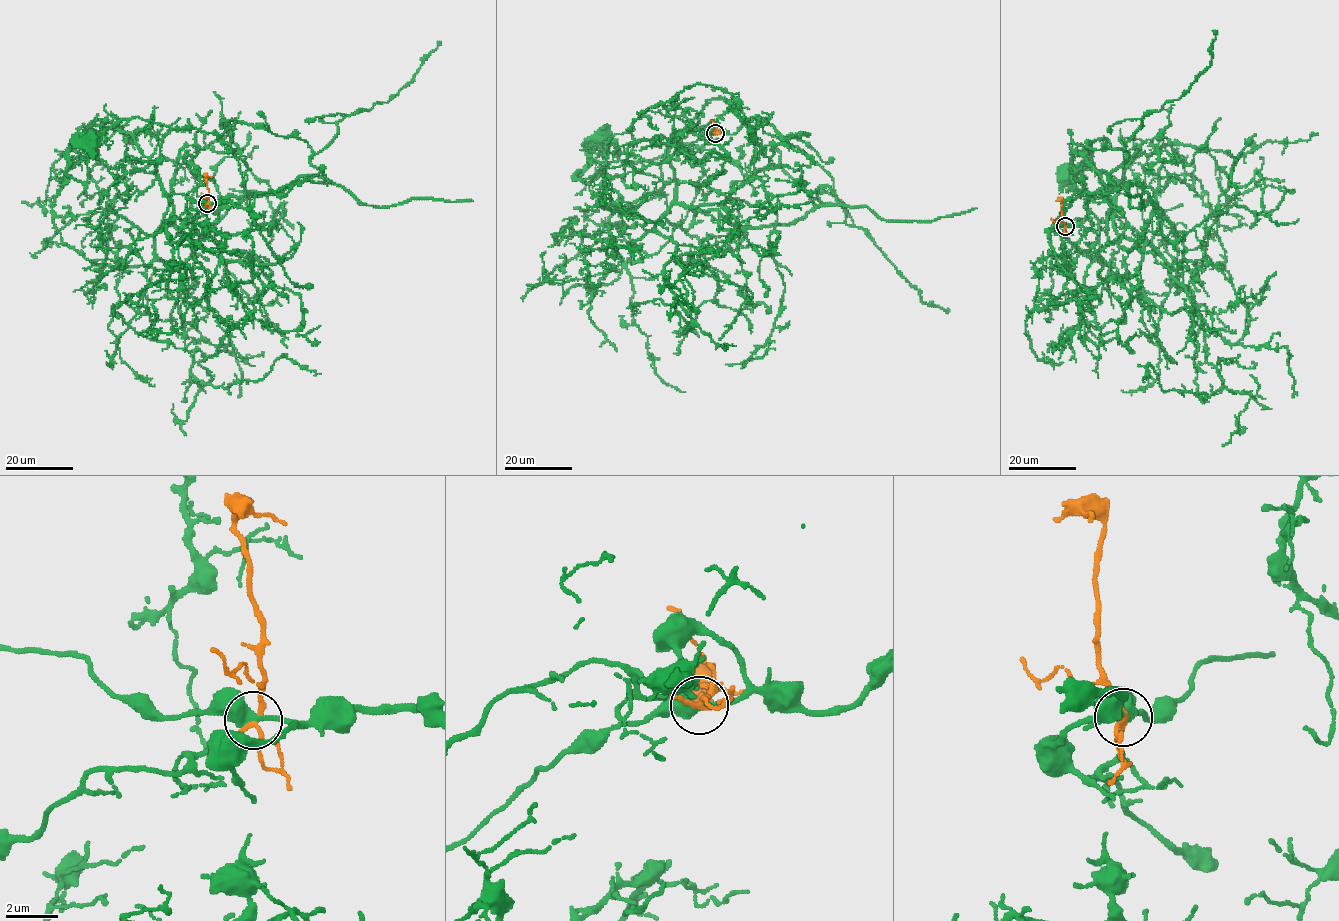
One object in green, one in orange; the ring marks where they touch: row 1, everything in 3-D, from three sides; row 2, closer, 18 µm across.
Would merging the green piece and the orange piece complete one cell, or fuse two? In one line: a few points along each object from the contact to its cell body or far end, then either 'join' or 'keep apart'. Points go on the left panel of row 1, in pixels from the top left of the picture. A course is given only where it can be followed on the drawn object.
course green (207, 203), (331, 183), (232, 197), (155, 239), (195, 377), (258, 381), (285, 356), (320, 373); course orange (207, 203), (205, 177), (211, 177); join

